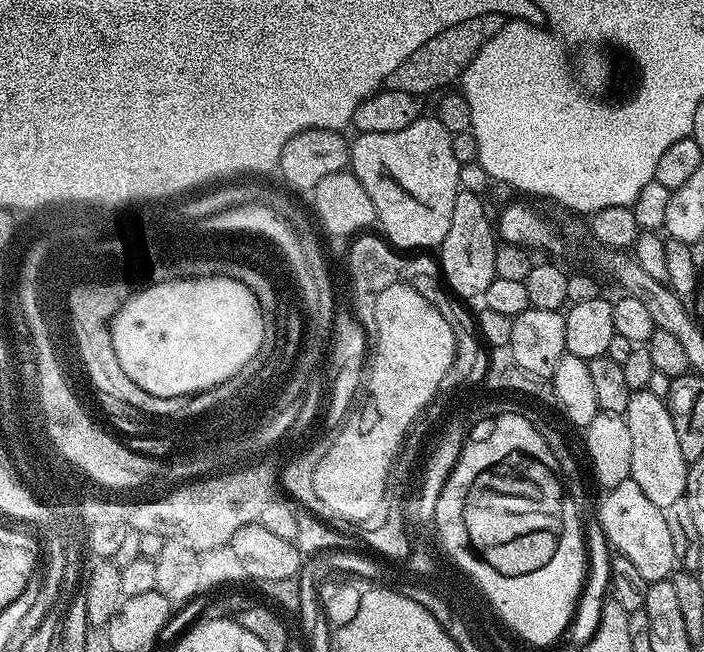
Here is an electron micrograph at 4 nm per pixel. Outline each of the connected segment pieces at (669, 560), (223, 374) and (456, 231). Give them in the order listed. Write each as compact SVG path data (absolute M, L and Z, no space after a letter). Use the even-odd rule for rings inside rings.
M630 478L618 482L618 486L607 489L603 495L598 519L609 545L628 558L631 565L649 582L669 579L677 562L664 509L654 506L654 502L650 502L650 498L646 498L645 492L638 487L638 482Z
M222 276L152 282L141 292L133 291L111 322L114 350L128 379L162 398L190 396L226 384L258 354L265 329L266 317L251 289Z
M462 190L458 198L454 198L454 218L450 218L450 230L446 230L446 238L442 238L438 245L440 268L444 271L443 283L460 296L483 297L486 286L490 286L496 276L497 247L498 236L494 231L494 221L486 218L483 199L468 190Z

